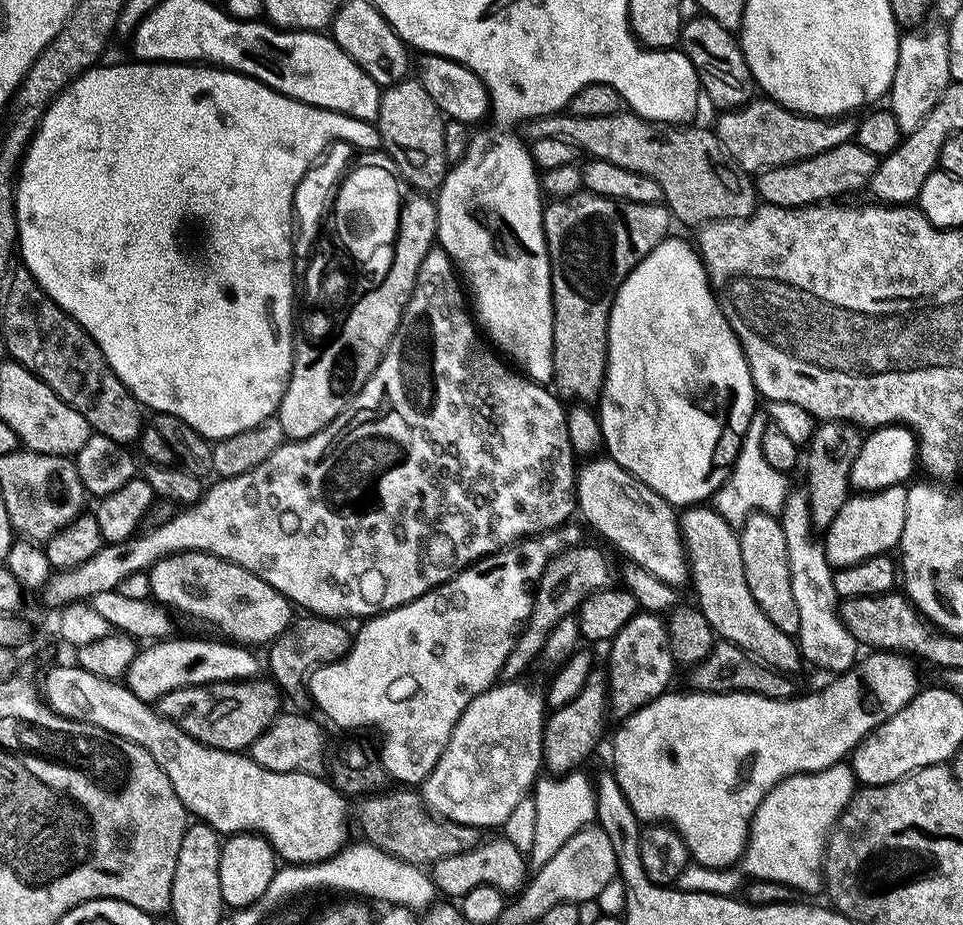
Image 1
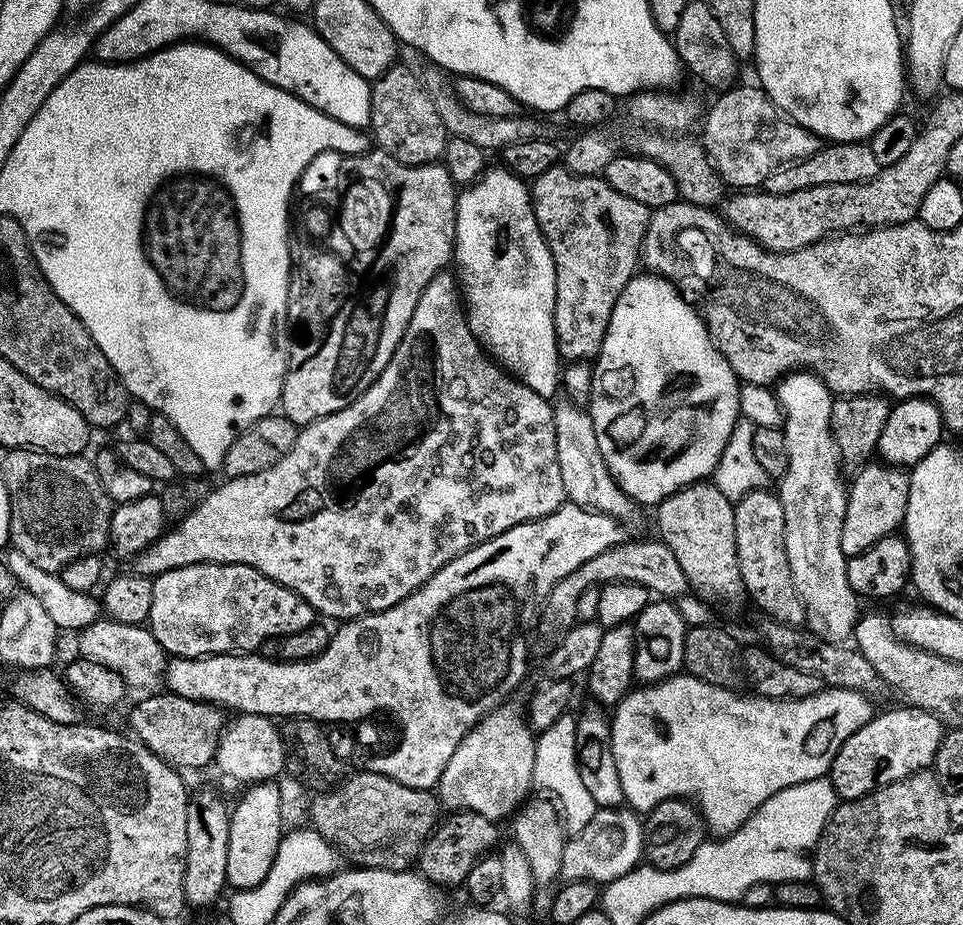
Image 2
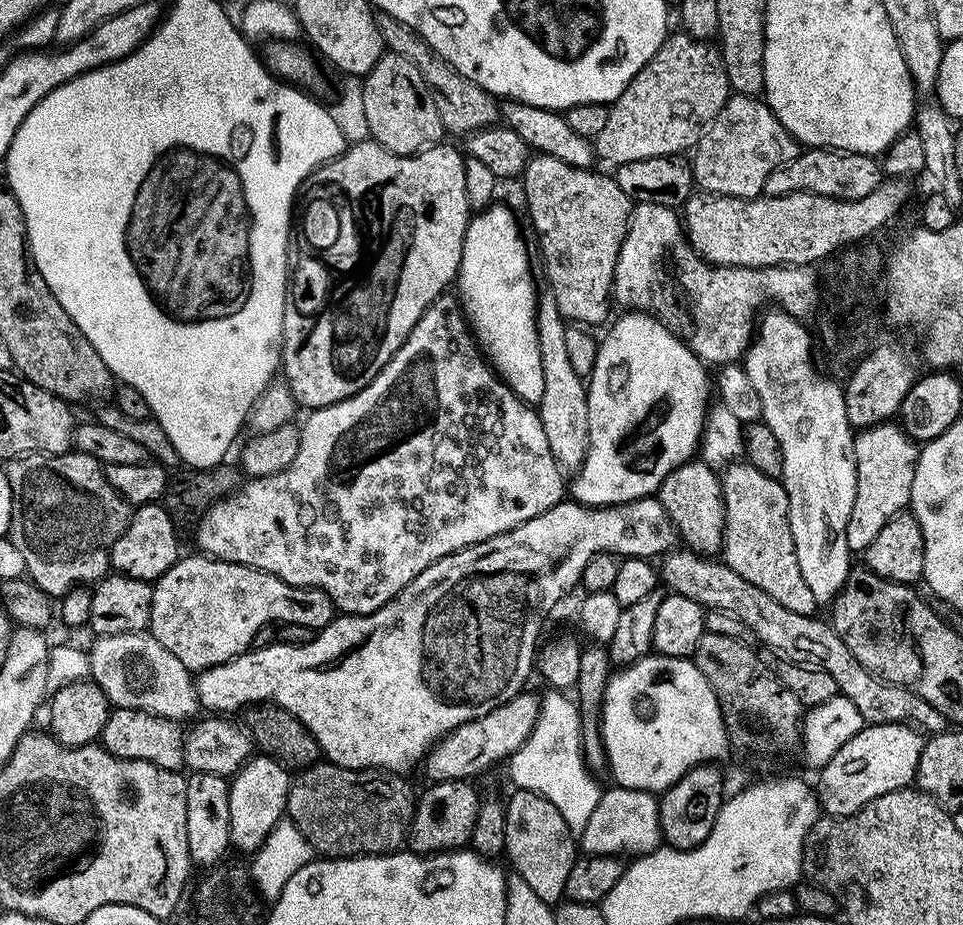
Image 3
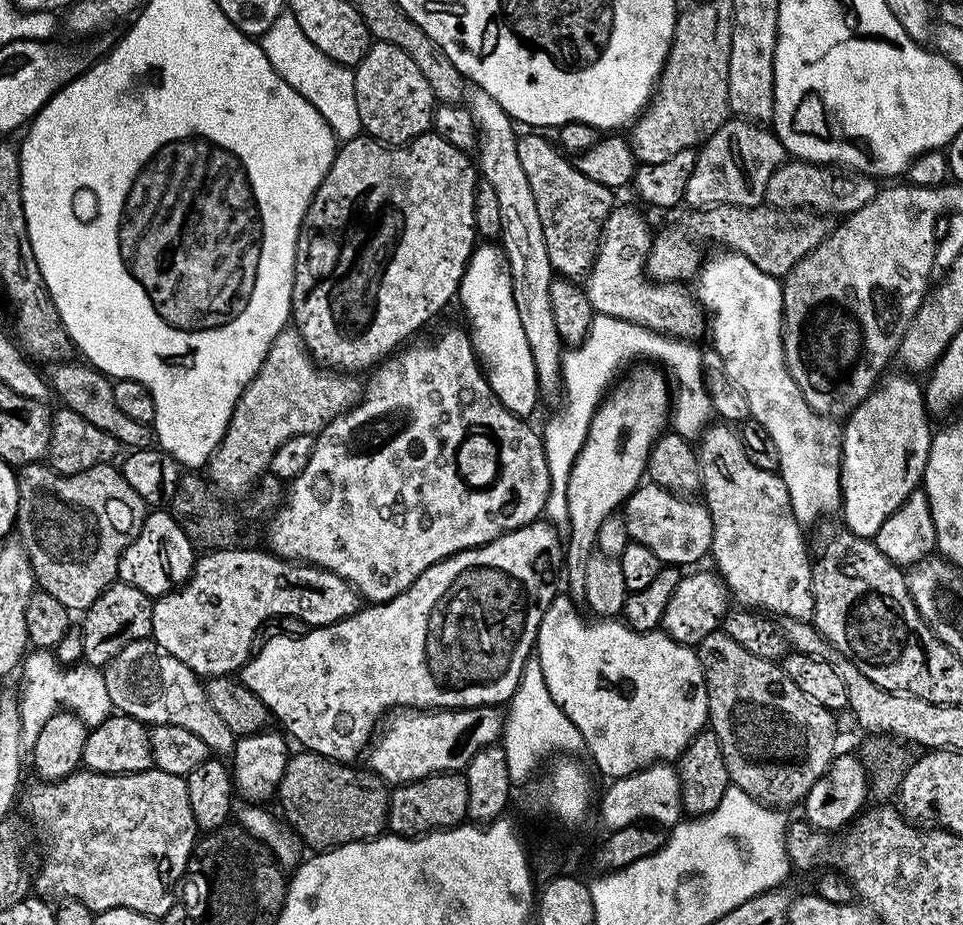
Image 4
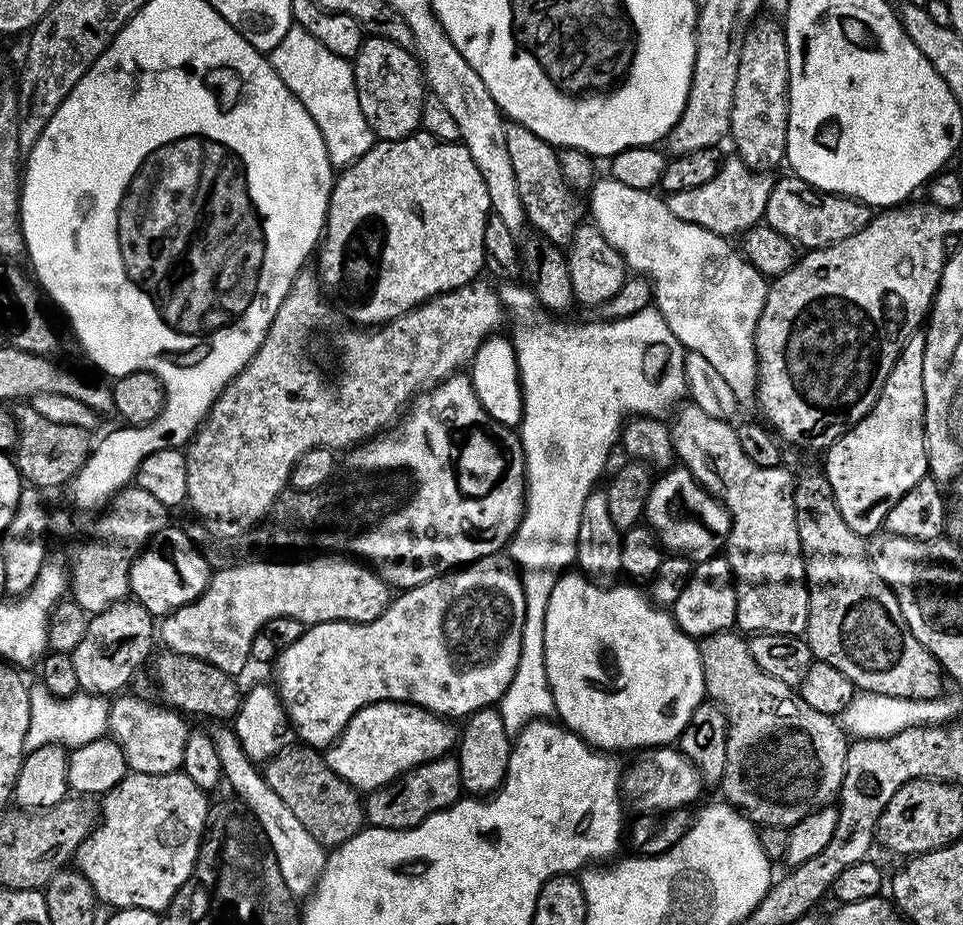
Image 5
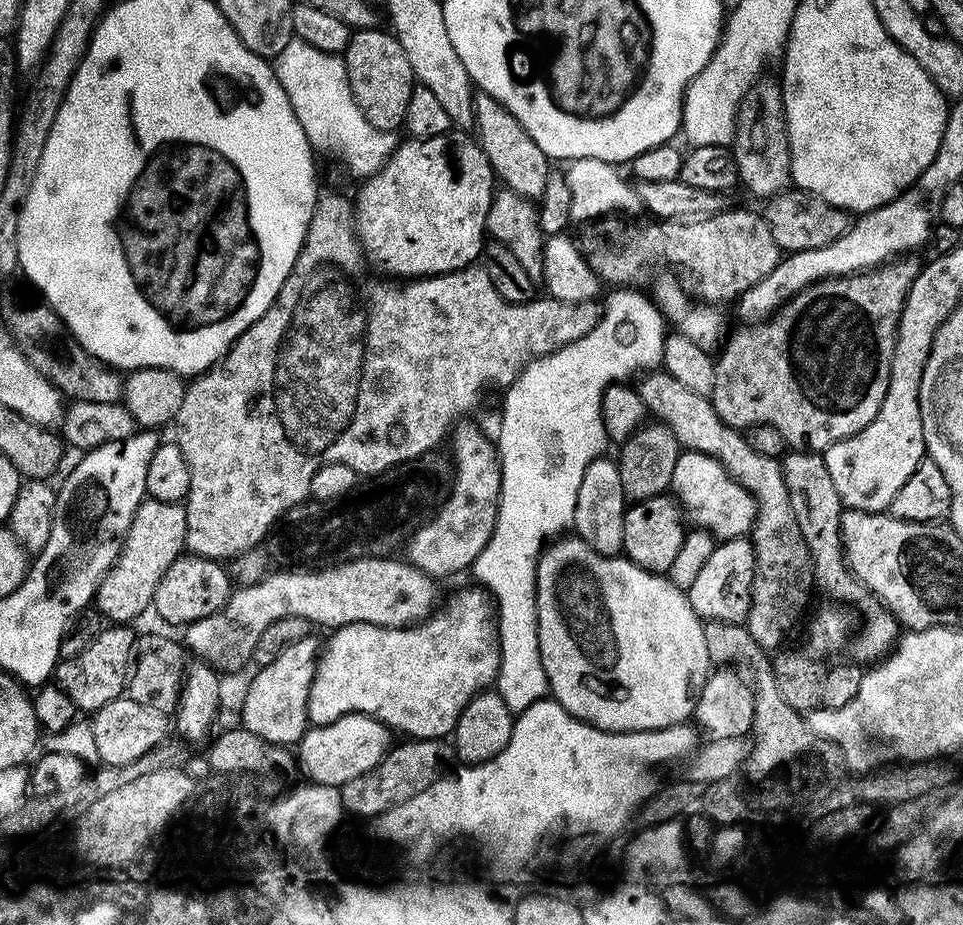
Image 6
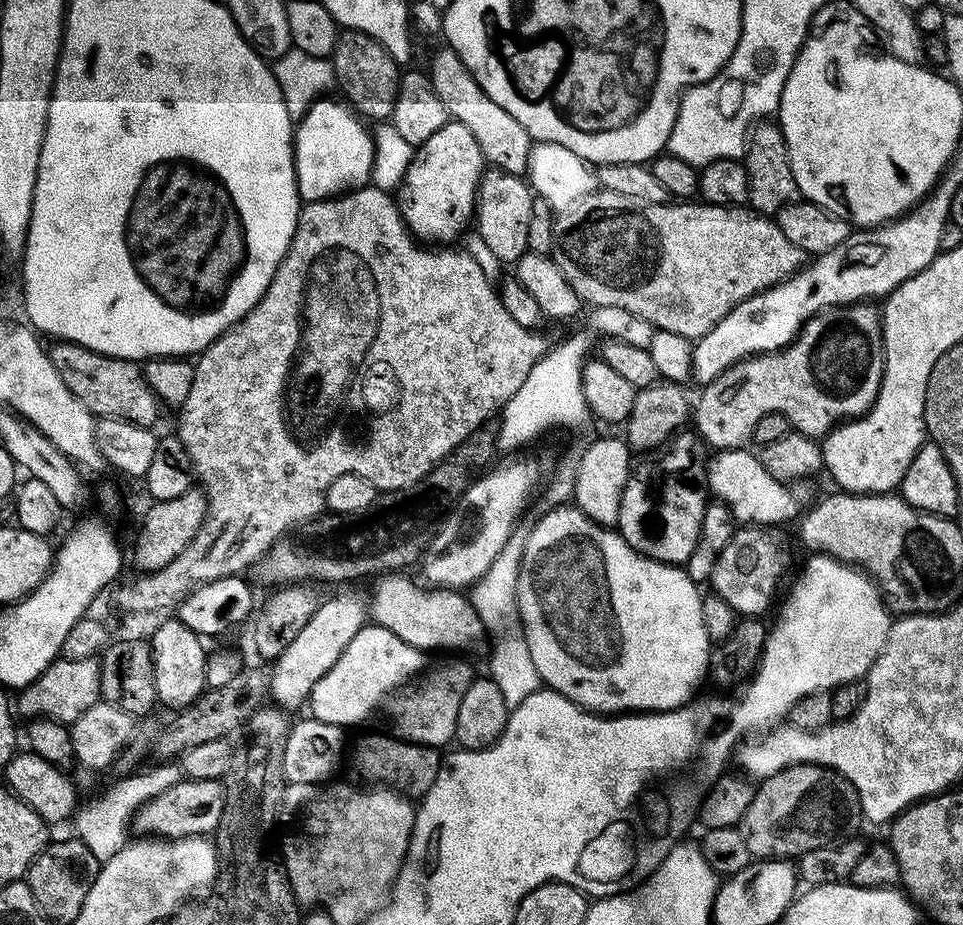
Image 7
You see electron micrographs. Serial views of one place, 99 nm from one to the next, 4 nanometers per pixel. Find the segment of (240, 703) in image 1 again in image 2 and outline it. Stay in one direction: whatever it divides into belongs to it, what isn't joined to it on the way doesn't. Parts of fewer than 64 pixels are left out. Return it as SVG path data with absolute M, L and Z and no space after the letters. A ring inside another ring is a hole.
M156 694L145 695L148 696L145 700L140 700L133 706L132 713L128 716L128 724L132 727L131 735L139 740L141 744L146 745L154 755L164 759L173 769L204 768L207 764L211 765L216 758L220 735L226 727L225 709L214 704L203 704L197 700L171 694L152 695Z

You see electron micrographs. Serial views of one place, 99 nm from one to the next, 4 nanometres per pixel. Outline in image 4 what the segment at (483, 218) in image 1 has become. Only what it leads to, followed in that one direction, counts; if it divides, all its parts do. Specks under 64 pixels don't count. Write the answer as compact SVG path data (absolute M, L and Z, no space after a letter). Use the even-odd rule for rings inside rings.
M484 242L473 248L468 269L460 283L458 304L464 307L472 323L472 346L486 369L488 384L494 394L502 406L506 406L506 410L521 418L531 417L531 412L536 408L536 399L542 396L536 380L534 354L530 354L530 342L526 342L526 330L522 330L518 306L514 304L512 275L508 272L503 251L495 243Z

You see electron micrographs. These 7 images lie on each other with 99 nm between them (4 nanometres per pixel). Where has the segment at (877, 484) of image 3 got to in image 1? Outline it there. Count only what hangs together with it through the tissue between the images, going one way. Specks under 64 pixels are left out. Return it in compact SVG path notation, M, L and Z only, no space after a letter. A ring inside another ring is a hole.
M904 484L890 486L881 492L849 495L842 510L838 510L834 522L828 524L822 536L828 563L833 569L848 568L852 564L862 563L866 558L891 553L904 533L907 505L908 488Z

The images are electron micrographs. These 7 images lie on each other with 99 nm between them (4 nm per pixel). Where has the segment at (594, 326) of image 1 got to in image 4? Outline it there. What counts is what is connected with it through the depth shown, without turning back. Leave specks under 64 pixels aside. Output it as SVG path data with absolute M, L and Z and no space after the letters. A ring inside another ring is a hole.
M521 135L516 145L526 182L530 182L534 214L542 221L542 234L546 234L546 254L550 254L552 271L564 278L587 277L596 261L601 229L614 207L613 189L586 178L553 141L552 145L544 137L547 135L532 135L536 136Z

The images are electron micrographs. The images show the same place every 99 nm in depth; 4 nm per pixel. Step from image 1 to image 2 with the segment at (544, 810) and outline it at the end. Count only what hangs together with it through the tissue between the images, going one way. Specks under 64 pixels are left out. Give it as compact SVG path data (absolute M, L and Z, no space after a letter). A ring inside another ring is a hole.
M566 714L554 722L546 731L536 736L536 749L534 755L533 785L545 797L551 798L569 835L575 835L590 822L597 810L594 798L586 790L582 778L578 775L578 762L576 761L576 721L577 717Z

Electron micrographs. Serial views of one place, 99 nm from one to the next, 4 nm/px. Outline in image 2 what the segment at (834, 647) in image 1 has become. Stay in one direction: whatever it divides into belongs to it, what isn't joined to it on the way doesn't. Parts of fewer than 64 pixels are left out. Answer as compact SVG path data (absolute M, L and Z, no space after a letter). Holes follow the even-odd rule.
M797 370L787 373L775 385L774 391L776 393L776 401L780 403L780 411L782 413L782 431L784 434L784 441L786 442L786 454L788 455L788 469L786 474L778 481L778 495L782 502L782 514L786 518L786 558L790 562L790 578L794 578L794 590L798 590L798 598L802 602L804 607L804 624L807 631L813 632L818 638L822 638L826 642L831 644L844 644L845 641L855 633L856 621L861 615L862 609L859 608L858 597L850 586L850 582L846 578L846 562L848 557L845 556L842 550L842 522L846 518L846 506L848 505L848 488L846 487L846 480L840 477L842 473L842 461L840 458L840 451L838 446L834 442L832 437L832 431L830 430L830 414L832 413L832 401L834 394L823 384L820 379L812 372L807 370Z

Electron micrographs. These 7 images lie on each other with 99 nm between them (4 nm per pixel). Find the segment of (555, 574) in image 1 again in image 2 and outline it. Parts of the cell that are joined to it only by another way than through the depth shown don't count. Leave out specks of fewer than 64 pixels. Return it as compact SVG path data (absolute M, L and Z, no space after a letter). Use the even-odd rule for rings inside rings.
M653 538L636 540L633 544L631 542L615 544L613 548L602 550L602 554L590 558L590 562L582 562L578 570L566 574L566 578L562 578L562 582L558 582L558 586L554 586L554 590L548 592L548 597L540 605L540 619L536 622L534 635L530 640L531 655L539 658L549 656L566 634L569 634L571 628L578 623L576 619L578 598L587 589L596 585L622 582L646 586L649 593L660 598L675 598L689 591L688 579L682 566L678 566L678 558L674 558L674 550L670 550L670 546L666 546L663 540Z

